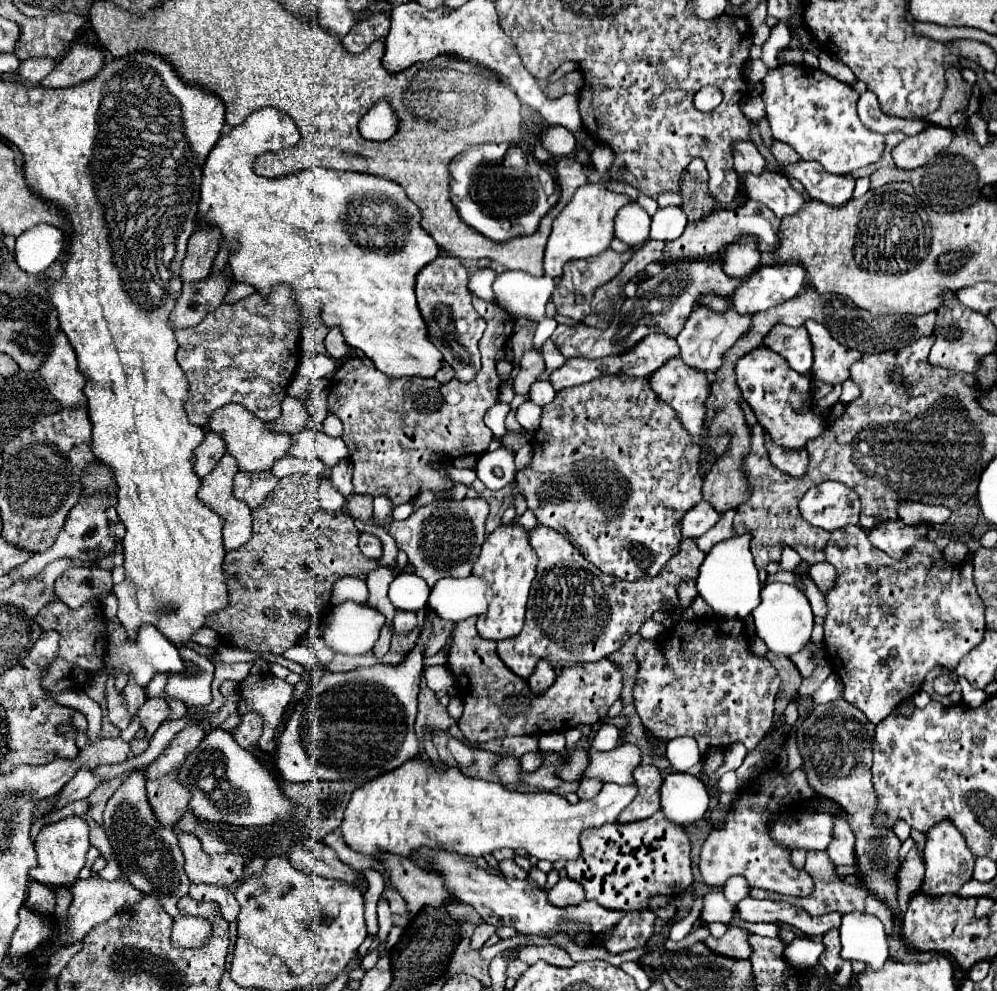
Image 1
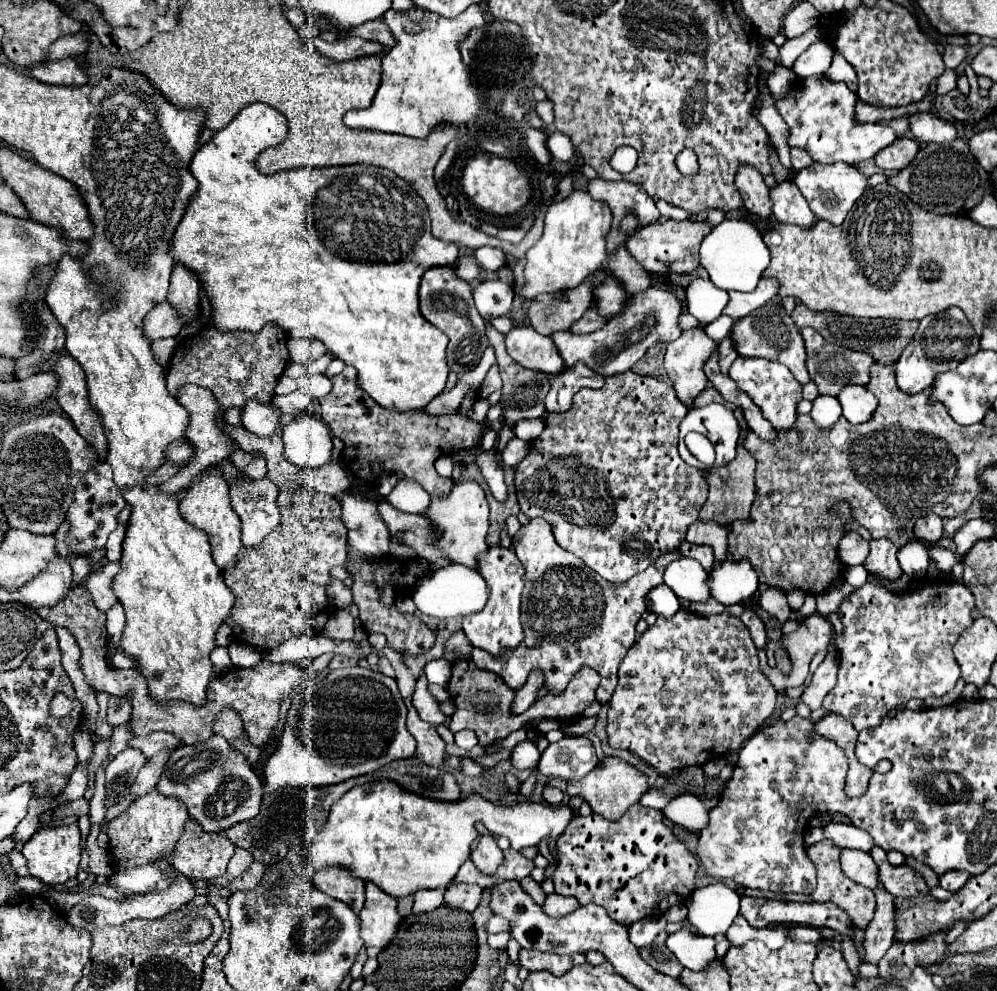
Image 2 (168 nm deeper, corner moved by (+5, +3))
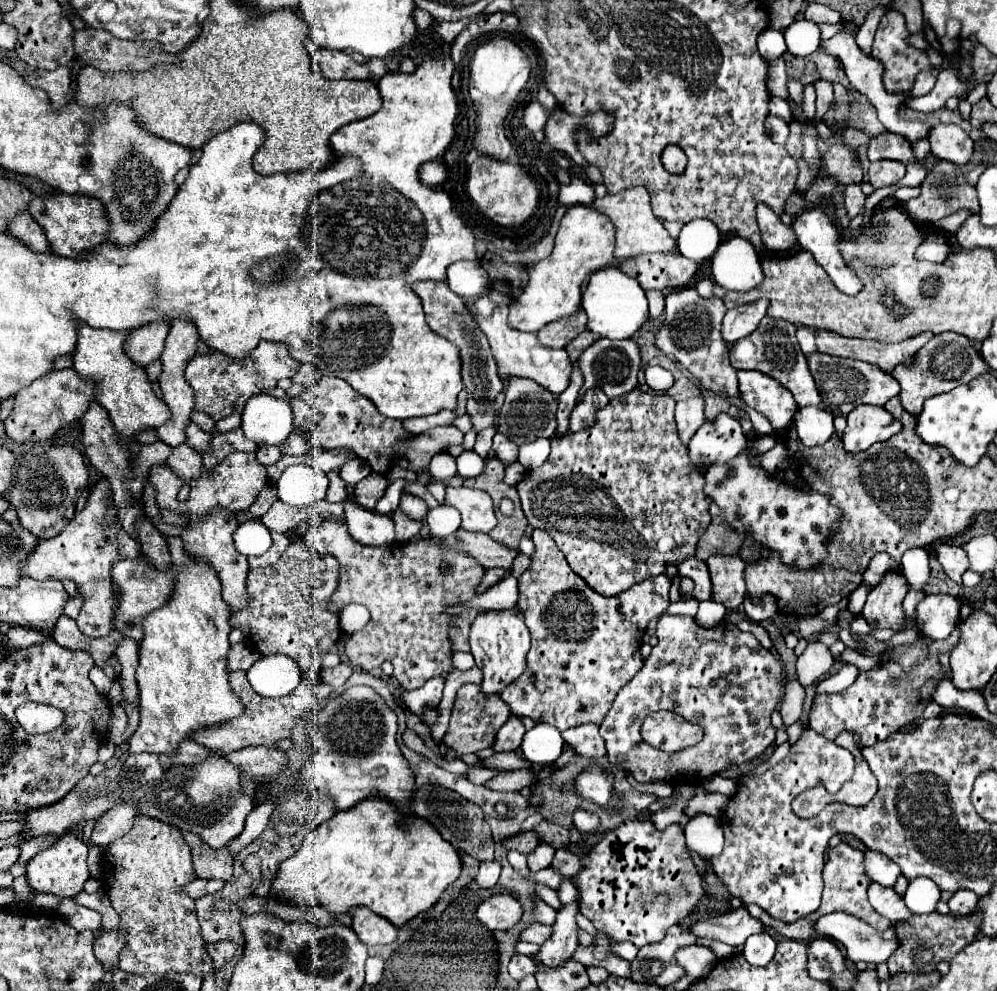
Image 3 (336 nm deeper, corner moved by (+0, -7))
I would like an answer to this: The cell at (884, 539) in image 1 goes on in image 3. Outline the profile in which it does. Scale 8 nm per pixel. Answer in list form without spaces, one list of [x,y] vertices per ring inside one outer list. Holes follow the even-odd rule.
[[[887,574],[887,580],[883,580],[879,586],[875,586],[875,590],[869,592],[861,616],[865,618],[865,622],[877,628],[903,630],[907,616],[901,602],[907,590],[909,586],[901,578],[901,574]]]

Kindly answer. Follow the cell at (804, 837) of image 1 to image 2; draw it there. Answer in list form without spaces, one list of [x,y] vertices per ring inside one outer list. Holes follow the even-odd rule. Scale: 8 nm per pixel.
[[[830,822],[824,828],[824,838],[832,840],[834,844],[838,844],[840,848],[858,848],[868,852],[874,842],[870,840],[870,834],[862,832],[860,828],[856,828],[854,824],[842,824],[842,822]]]

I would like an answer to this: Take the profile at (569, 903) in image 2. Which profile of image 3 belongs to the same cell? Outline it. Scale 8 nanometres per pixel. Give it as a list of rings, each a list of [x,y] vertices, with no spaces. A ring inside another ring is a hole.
[[[577,904],[563,906],[557,912],[557,920],[553,924],[553,936],[545,944],[541,944],[541,950],[533,956],[537,962],[541,962],[547,968],[559,968],[565,962],[569,962],[577,950]]]

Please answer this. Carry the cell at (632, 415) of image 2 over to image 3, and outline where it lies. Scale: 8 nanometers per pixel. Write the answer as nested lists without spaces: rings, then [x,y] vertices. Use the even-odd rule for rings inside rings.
[[[635,388],[599,410],[593,428],[553,438],[545,464],[527,470],[517,484],[521,508],[529,524],[547,530],[565,554],[571,570],[603,596],[615,596],[637,582],[665,574],[669,564],[677,566],[691,558],[711,522],[711,500],[703,494],[703,474],[691,462],[683,442],[679,442],[673,408],[675,400],[671,396]]]

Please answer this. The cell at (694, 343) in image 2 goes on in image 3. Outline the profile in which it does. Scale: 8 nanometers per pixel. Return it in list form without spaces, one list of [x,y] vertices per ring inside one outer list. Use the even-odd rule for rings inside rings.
[[[689,398],[685,402],[677,402],[675,406],[675,424],[681,442],[687,446],[693,434],[703,424],[703,398]]]

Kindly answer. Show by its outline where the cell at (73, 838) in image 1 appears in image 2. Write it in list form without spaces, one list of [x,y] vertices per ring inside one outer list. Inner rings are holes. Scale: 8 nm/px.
[[[78,824],[58,826],[58,828],[40,828],[22,848],[24,858],[28,860],[28,870],[34,878],[46,884],[64,884],[74,878],[80,866],[82,848],[80,848],[80,828]]]

